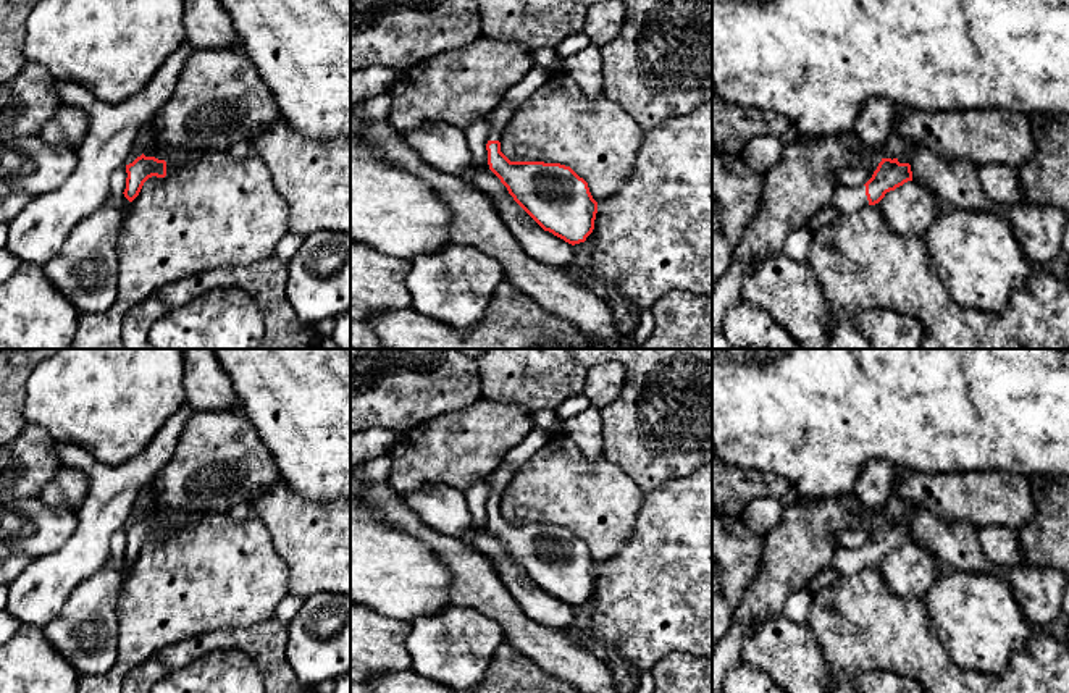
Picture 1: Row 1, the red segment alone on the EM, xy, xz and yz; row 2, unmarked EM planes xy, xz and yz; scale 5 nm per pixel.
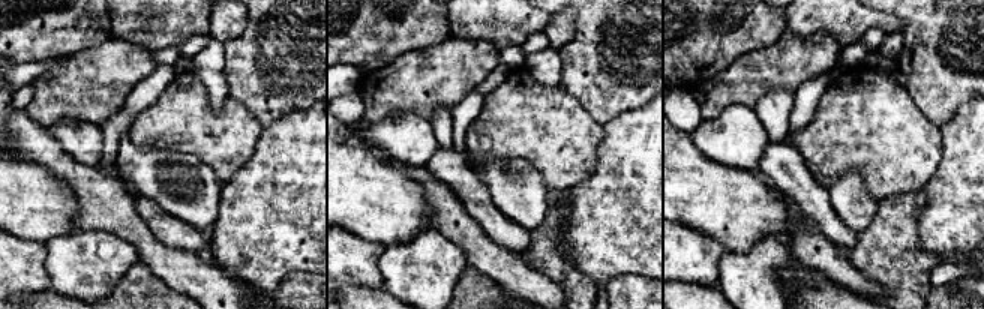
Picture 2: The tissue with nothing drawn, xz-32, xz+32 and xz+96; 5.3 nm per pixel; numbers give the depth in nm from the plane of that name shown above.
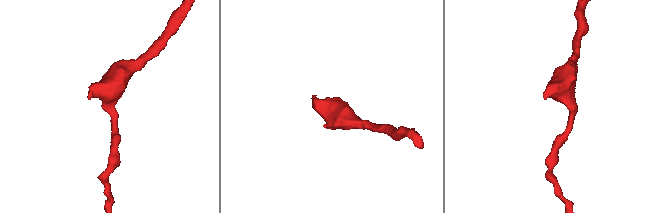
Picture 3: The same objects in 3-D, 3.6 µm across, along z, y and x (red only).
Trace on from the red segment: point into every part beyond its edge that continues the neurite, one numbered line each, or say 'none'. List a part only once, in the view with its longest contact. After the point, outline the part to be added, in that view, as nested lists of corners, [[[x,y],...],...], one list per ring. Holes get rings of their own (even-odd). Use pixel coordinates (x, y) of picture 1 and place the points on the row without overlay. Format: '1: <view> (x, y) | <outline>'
1: yz (845, 562) | [[[838,546],[830,562],[822,567],[817,577],[845,578],[861,572],[867,565],[869,562],[864,546],[857,549]]]

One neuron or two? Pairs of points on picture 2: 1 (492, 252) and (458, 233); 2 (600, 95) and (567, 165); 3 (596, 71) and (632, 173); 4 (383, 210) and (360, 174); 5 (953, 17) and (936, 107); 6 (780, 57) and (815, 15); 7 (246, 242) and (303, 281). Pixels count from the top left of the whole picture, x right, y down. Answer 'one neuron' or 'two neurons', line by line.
1: one neuron
2: two neurons
3: two neurons
4: one neuron
5: one neuron
6: two neurons
7: two neurons

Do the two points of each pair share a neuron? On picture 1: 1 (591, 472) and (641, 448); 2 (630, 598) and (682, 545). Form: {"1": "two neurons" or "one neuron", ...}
{"1": "two neurons", "2": "one neuron"}

